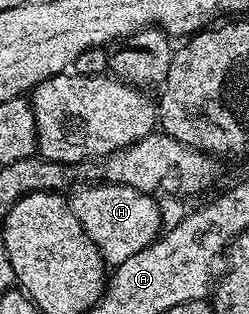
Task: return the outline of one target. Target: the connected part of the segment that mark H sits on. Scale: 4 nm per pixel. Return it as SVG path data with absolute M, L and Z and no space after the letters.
M88 183L85 186L85 189L77 188L71 194L72 213L109 266L126 263L130 255L138 255L138 251L151 245L160 236L162 205L159 200L155 201L157 198L153 194L139 193L129 185Z

